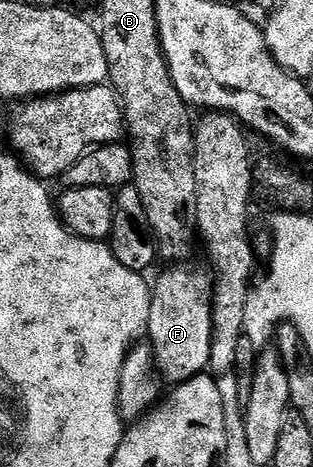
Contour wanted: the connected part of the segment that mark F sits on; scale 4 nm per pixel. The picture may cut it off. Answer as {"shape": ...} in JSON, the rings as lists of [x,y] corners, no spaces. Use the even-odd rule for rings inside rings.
{"shape":[[[175,264],[151,286],[149,324],[146,337],[155,353],[155,368],[164,383],[188,382],[211,365],[213,348],[213,278],[206,269],[190,264]]]}

